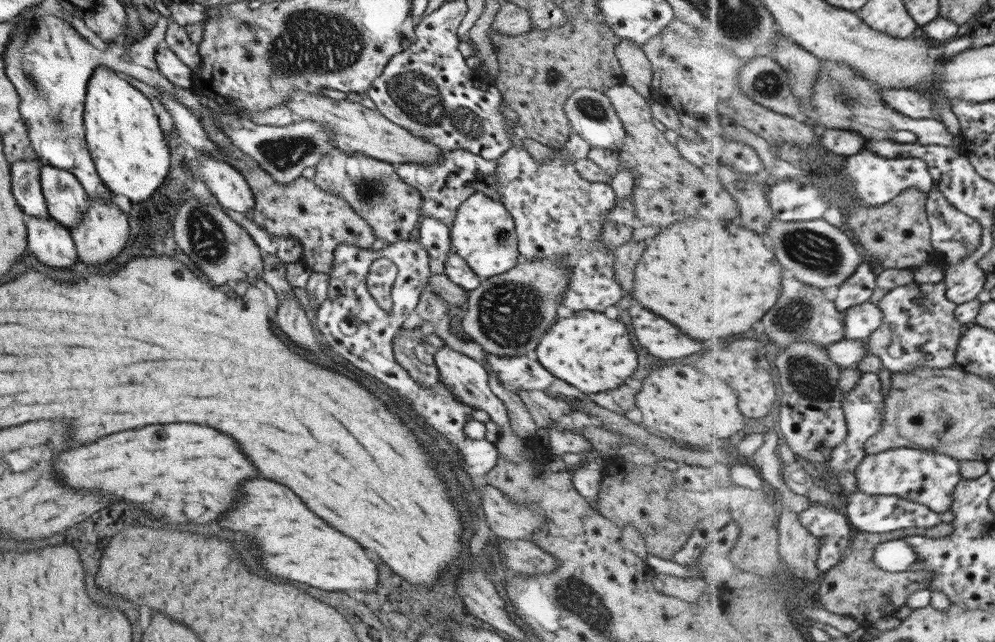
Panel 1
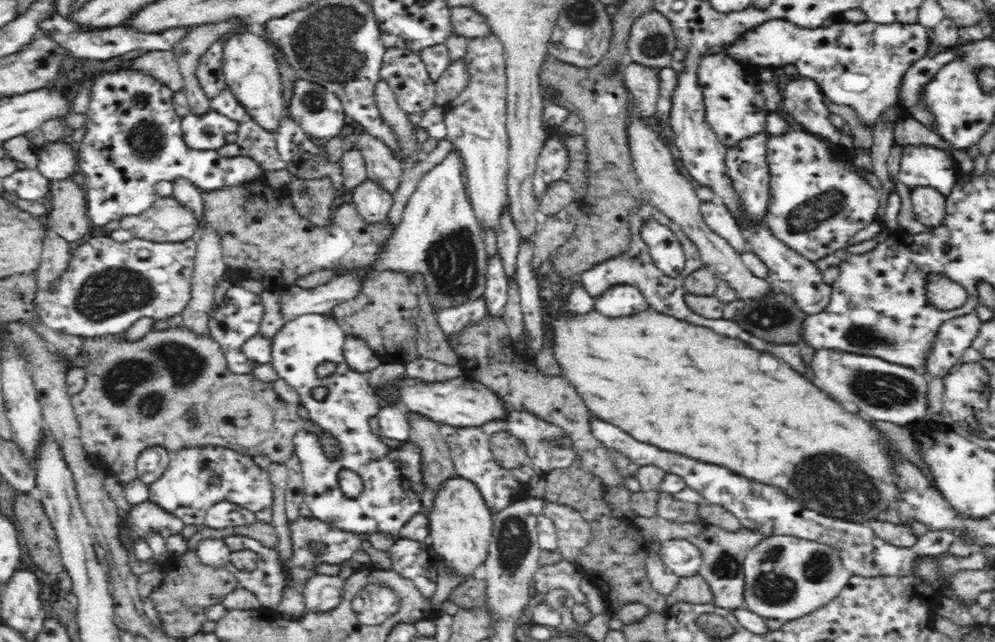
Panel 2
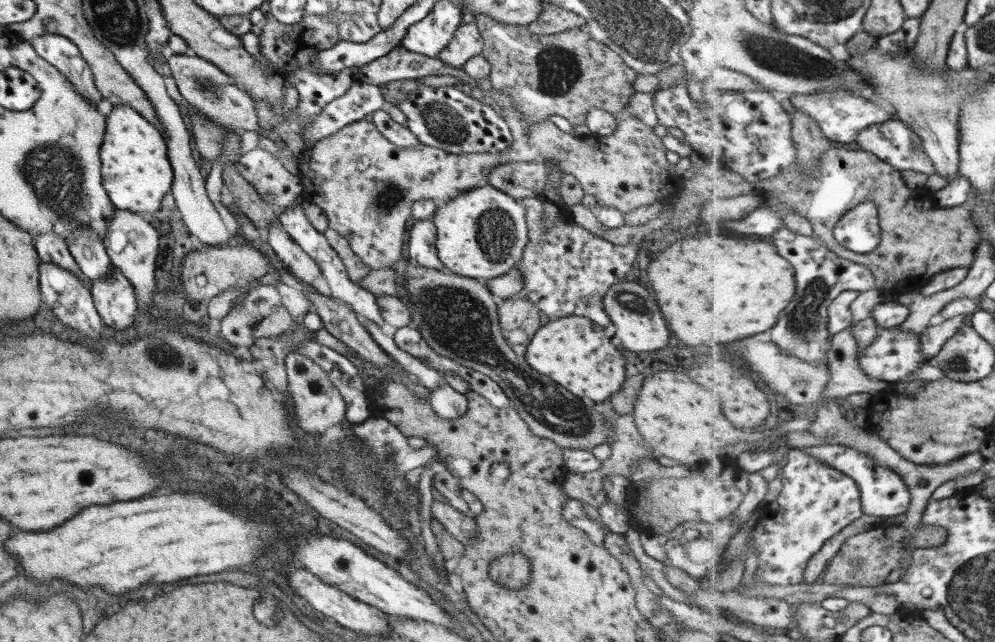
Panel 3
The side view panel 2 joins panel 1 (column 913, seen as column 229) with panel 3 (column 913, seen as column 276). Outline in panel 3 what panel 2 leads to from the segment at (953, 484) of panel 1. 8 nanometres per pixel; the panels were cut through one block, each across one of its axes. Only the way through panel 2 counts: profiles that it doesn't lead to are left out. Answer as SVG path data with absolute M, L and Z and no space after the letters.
M824 444L804 447L802 449L816 456L816 459L820 459L822 463L826 463L826 465L830 465L849 474L858 481L863 494L865 514L887 518L898 516L899 514L906 514L911 509L914 490L905 481L904 475L890 469L890 467L882 466L882 463L878 463L874 459L874 456L869 456L869 454L857 448L844 446L843 444Z

